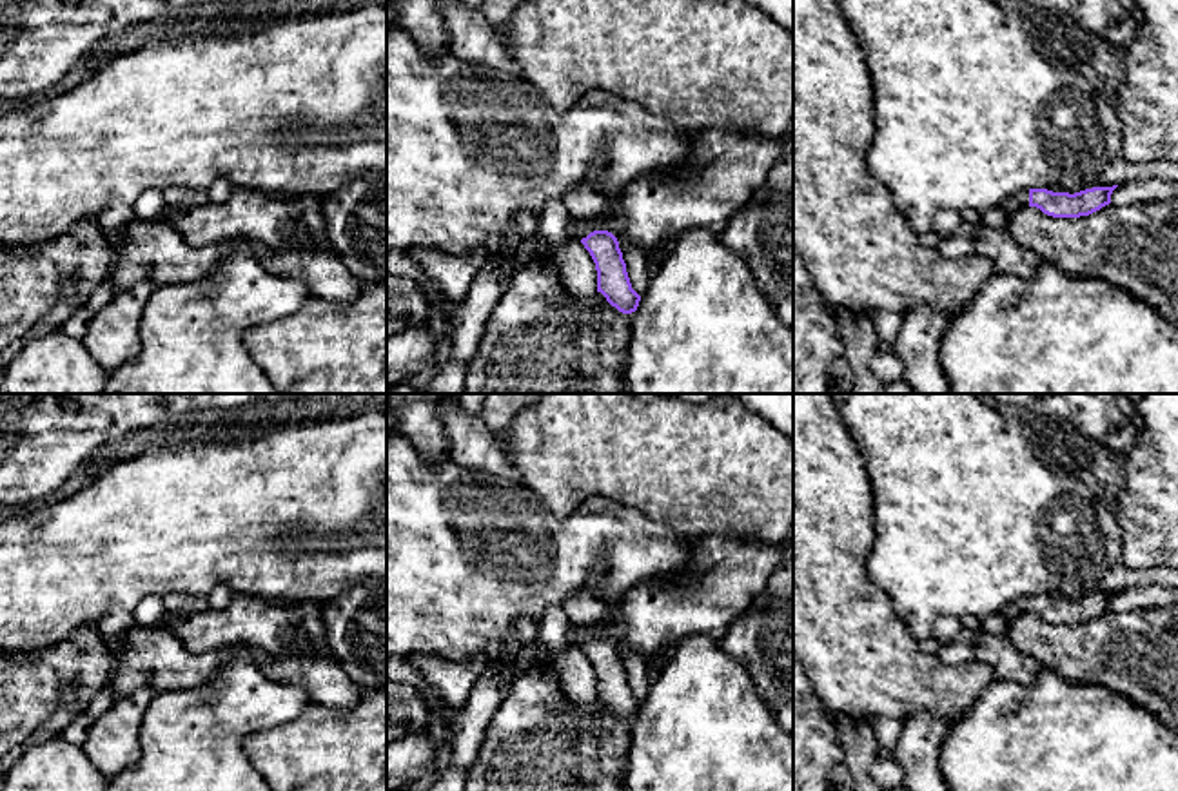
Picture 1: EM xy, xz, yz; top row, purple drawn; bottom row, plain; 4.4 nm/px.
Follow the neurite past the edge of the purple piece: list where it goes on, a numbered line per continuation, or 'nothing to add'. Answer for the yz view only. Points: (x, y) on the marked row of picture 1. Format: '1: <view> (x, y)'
1: yz (1019, 200)

